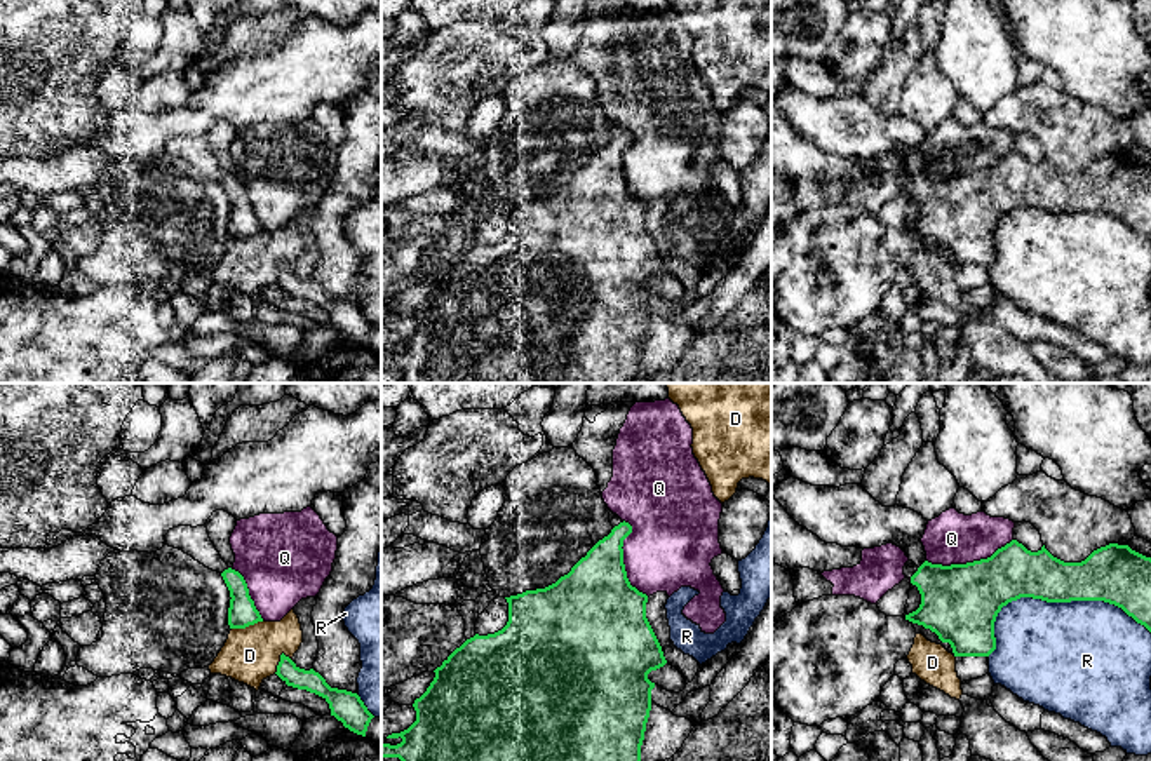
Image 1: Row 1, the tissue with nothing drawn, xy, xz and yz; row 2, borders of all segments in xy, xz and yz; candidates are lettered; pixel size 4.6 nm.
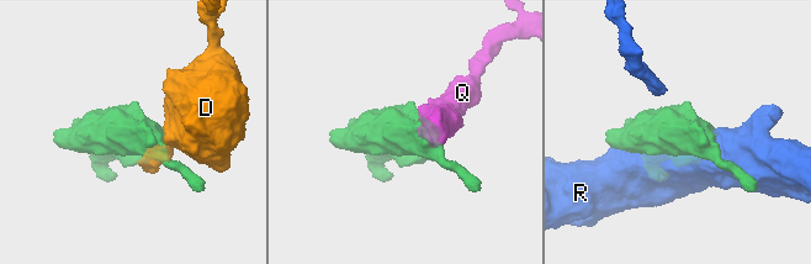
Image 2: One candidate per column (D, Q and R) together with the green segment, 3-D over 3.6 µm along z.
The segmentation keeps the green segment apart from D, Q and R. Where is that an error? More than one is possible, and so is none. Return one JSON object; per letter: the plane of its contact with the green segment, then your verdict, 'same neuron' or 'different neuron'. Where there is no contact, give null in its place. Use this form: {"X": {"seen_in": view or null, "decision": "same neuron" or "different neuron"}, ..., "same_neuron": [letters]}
{"D": {"seen_in": "xy", "decision": "different neuron"}, "Q": {"seen_in": "yz", "decision": "different neuron"}, "R": {"seen_in": "yz", "decision": "different neuron"}, "same_neuron": []}

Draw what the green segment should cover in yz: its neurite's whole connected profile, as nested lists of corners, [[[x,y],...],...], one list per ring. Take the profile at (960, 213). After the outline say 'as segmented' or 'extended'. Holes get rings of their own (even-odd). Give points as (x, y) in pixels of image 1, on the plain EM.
[[[789,87],[771,98],[771,104],[799,136],[825,153],[857,158],[874,158],[886,153],[900,157],[918,176],[911,193],[921,204],[919,218],[905,225],[905,230],[935,242],[942,253],[951,254],[954,266],[989,266],[996,259],[994,232],[998,223],[1020,207],[1047,212],[1104,211],[1121,218],[1151,242],[1151,167],[1128,155],[1109,153],[1094,160],[1081,172],[1064,172],[1053,167],[1045,155],[1038,162],[1031,162],[1012,150],[987,169],[942,176],[926,171],[921,148],[928,131],[911,118],[883,117],[862,94],[829,98]]]; extended

